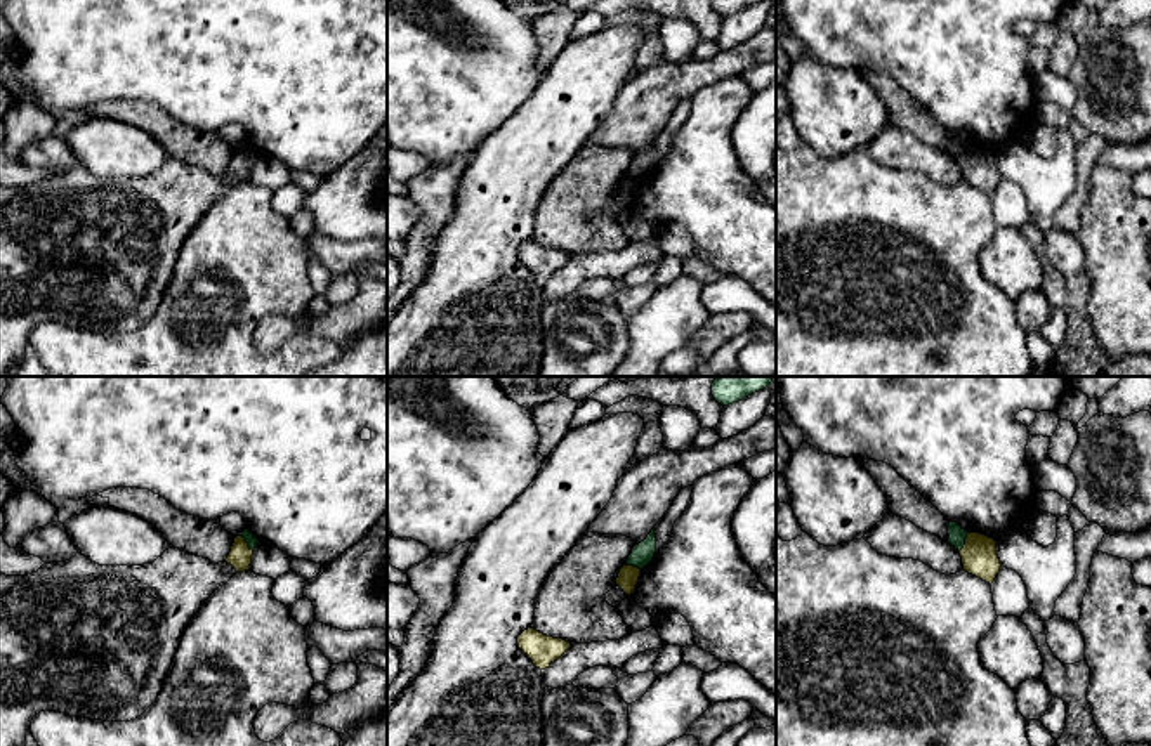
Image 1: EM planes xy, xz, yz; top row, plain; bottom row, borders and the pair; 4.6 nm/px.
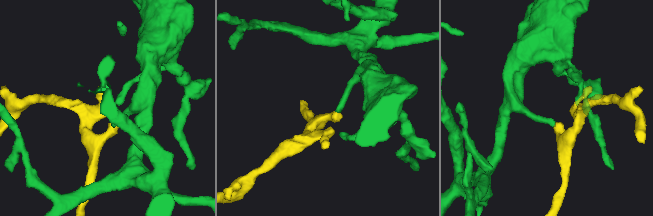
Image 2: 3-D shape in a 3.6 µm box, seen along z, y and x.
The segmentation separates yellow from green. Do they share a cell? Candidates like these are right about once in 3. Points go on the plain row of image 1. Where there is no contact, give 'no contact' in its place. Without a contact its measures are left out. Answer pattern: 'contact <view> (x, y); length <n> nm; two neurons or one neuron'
contact xy (245, 153); length 100 nm; two neurons

